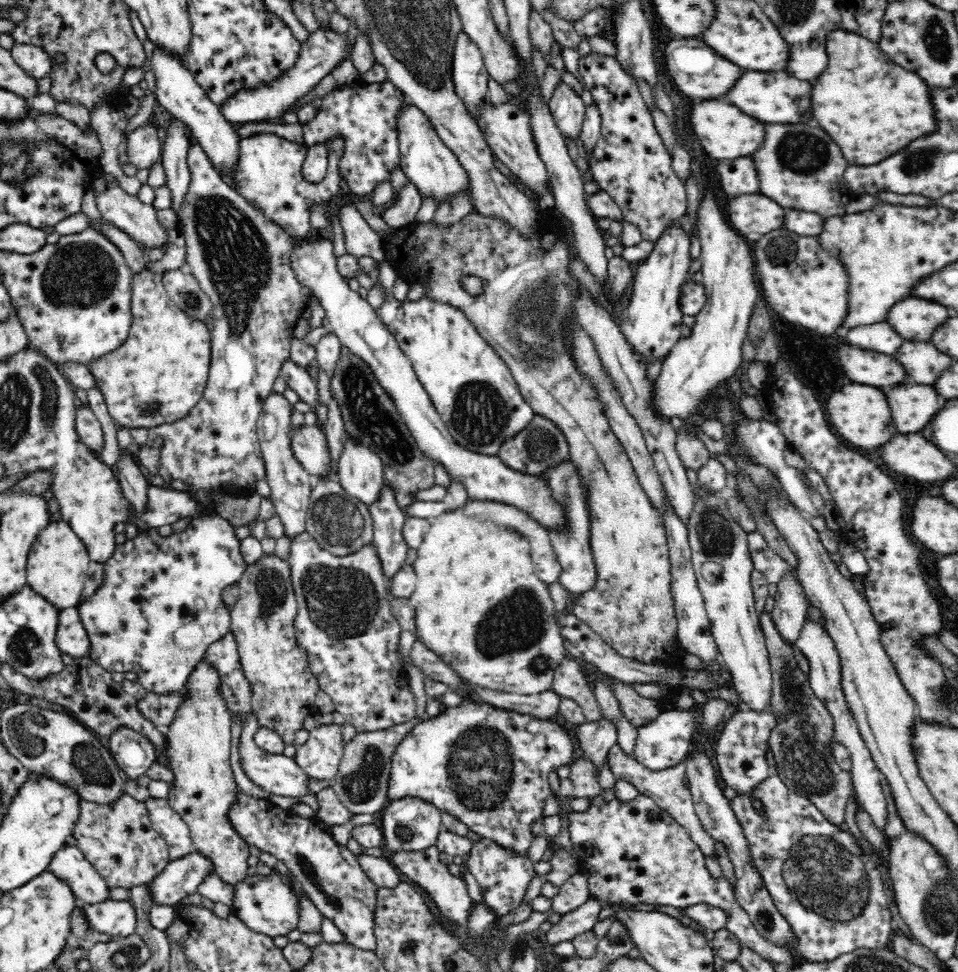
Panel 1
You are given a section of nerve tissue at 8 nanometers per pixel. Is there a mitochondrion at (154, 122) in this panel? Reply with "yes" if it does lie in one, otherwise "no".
no

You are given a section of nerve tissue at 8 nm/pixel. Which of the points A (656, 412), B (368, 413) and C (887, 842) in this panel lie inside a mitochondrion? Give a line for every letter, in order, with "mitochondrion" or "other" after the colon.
A: other
B: mitochondrion
C: other

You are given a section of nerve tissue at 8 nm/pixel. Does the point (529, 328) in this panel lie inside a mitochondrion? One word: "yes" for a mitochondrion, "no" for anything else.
yes

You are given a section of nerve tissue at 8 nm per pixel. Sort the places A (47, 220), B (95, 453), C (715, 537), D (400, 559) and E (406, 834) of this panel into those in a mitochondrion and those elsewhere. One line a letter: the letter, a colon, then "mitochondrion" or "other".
A: other
B: other
C: mitochondrion
D: other
E: mitochondrion

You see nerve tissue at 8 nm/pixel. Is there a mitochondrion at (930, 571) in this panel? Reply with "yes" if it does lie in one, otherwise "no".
no

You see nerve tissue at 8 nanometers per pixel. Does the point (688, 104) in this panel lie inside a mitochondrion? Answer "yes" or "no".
no

